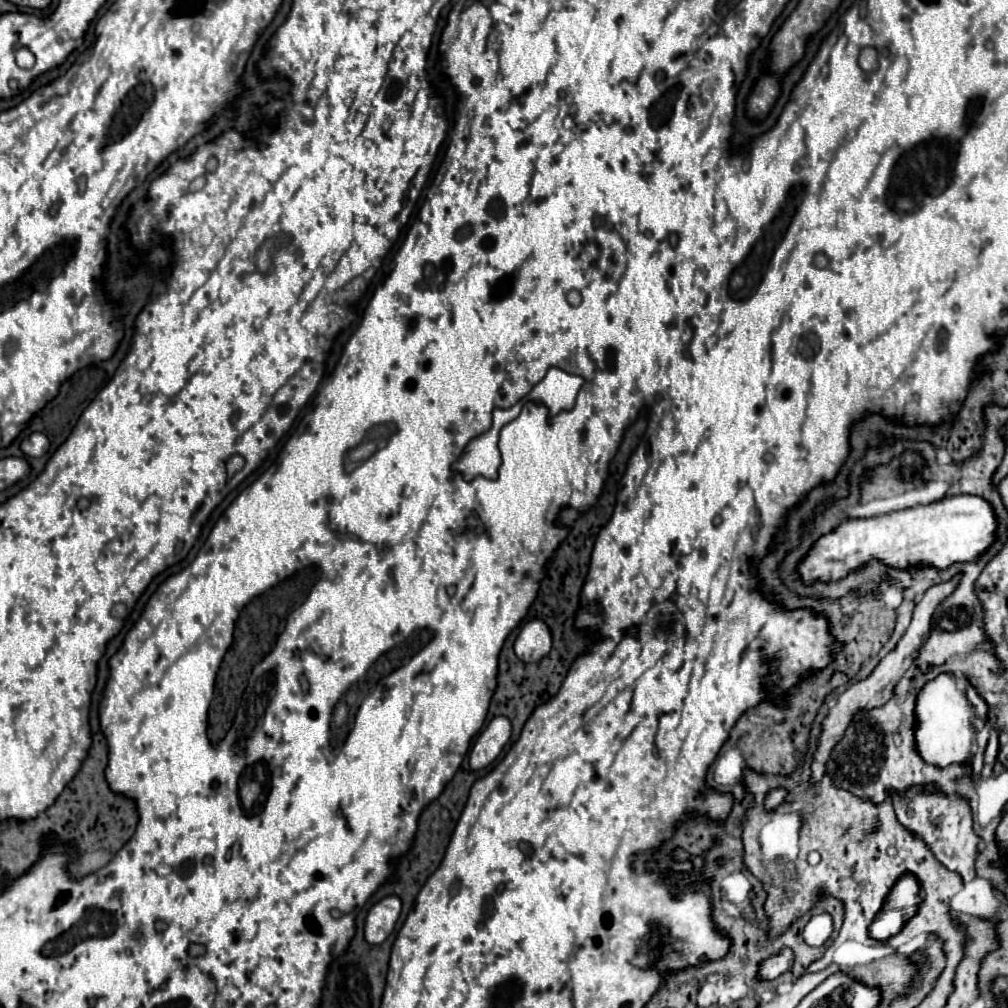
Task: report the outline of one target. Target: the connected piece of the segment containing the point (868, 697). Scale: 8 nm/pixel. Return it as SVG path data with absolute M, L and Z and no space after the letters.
M961 573L953 575L949 581L943 581L939 585L933 585L931 589L927 589L927 593L923 595L923 599L915 605L915 611L913 611L913 619L911 619L911 625L909 629L905 631L903 635L903 643L899 647L895 647L889 655L885 655L881 659L881 663L875 667L875 671L865 679L865 681L857 681L853 683L837 701L837 705L829 711L827 719L825 719L825 725L823 725L823 733L821 733L821 741L819 741L819 749L815 753L815 761L813 761L813 781L819 781L825 773L825 761L829 761L829 753L837 747L837 741L841 741L841 733L845 733L845 729L851 725L851 719L859 713L859 711L869 711L869 709L875 709L875 707L881 707L885 705L885 701L889 701L889 697L893 697L893 689L897 685L897 681L903 677L905 669L909 669L909 665L917 659L917 653L921 649L921 645L925 643L925 639L929 637L931 633L931 617L937 609L937 605L941 605L941 601L945 601L945 597L949 597L953 593L953 589L957 589L961 581Z

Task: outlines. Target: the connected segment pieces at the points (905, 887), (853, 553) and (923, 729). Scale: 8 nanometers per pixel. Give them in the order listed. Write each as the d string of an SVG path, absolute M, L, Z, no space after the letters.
M903 873L895 881L893 889L887 893L881 913L877 913L877 917L869 925L869 937L879 943L885 943L889 937L901 933L905 921L917 915L919 905L921 905L921 881L917 881L913 873Z
M975 495L947 497L929 505L895 511L883 517L849 519L837 531L823 535L807 559L799 565L801 577L811 583L815 579L831 581L847 575L869 559L881 559L889 567L937 567L947 569L955 561L975 561L993 543L997 521L991 505Z
M939 675L931 683L927 683L917 699L917 709L915 709L917 725L915 725L915 741L917 741L917 751L927 763L947 767L953 761L959 763L971 763L975 757L975 741L977 741L977 727L975 719L979 715L971 707L967 695L965 695L965 685L957 681L953 675Z

